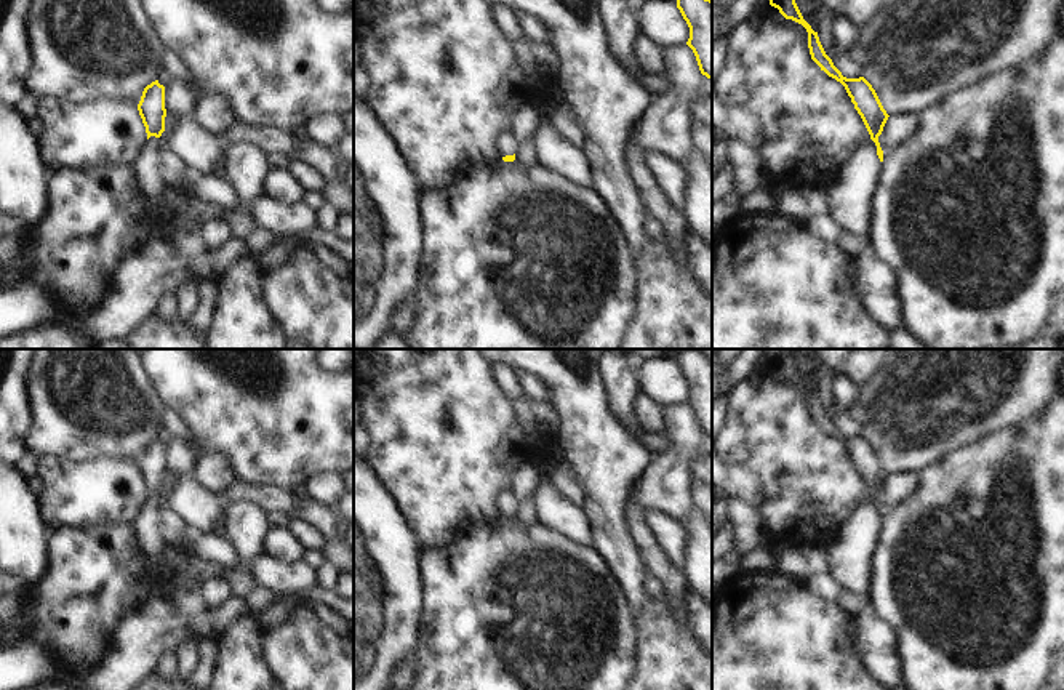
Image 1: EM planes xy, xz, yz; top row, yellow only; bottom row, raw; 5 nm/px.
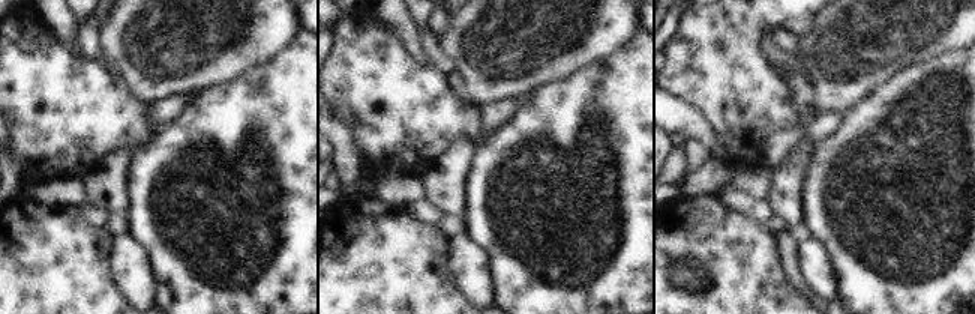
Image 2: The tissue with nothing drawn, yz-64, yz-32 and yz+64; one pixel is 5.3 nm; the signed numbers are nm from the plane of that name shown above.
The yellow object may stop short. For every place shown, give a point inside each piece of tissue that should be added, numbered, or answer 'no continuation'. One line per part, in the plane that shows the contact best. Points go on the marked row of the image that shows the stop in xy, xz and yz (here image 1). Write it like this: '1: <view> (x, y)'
1: yz (850, 197)

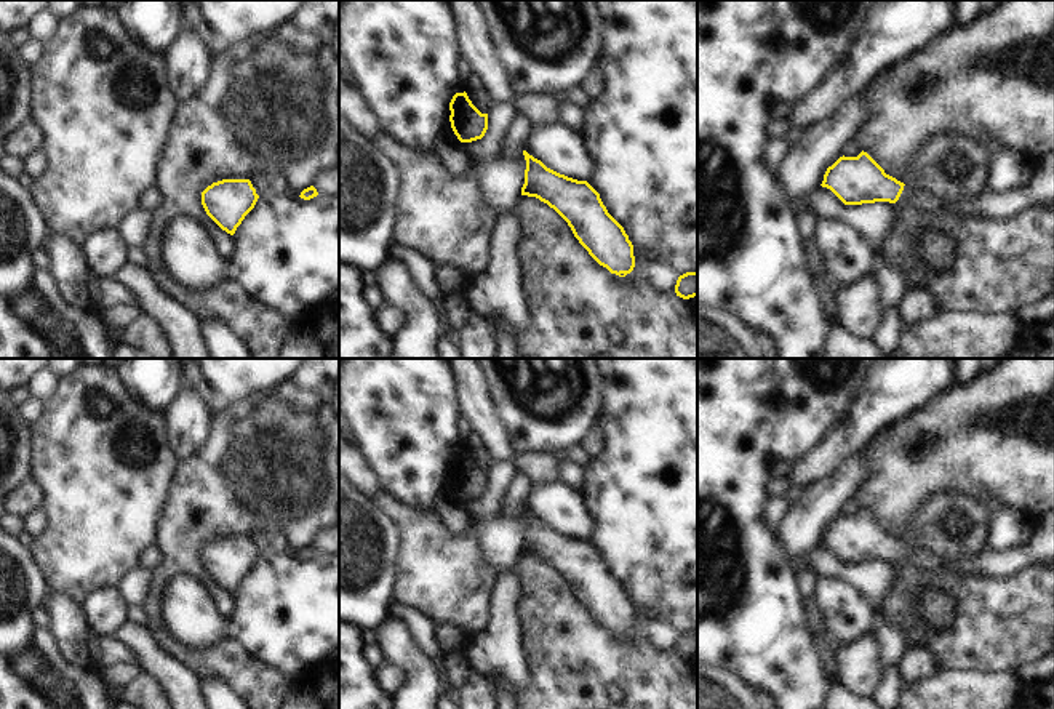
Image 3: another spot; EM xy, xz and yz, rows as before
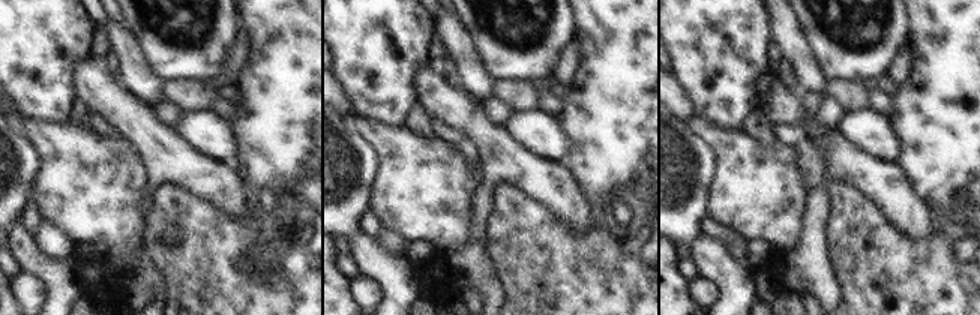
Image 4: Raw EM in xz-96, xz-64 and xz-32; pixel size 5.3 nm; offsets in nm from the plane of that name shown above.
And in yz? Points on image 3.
1: yz (1040, 191)

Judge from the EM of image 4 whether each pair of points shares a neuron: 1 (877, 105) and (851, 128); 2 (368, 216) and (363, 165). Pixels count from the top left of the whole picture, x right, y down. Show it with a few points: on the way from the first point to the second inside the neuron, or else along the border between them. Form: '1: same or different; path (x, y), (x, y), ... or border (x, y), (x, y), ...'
1: different; border (871, 107), (889, 117)
2: different; border (369, 204), (359, 219), (357, 230)

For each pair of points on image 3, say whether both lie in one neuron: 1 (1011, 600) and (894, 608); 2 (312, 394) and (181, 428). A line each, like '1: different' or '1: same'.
1: same
2: different

